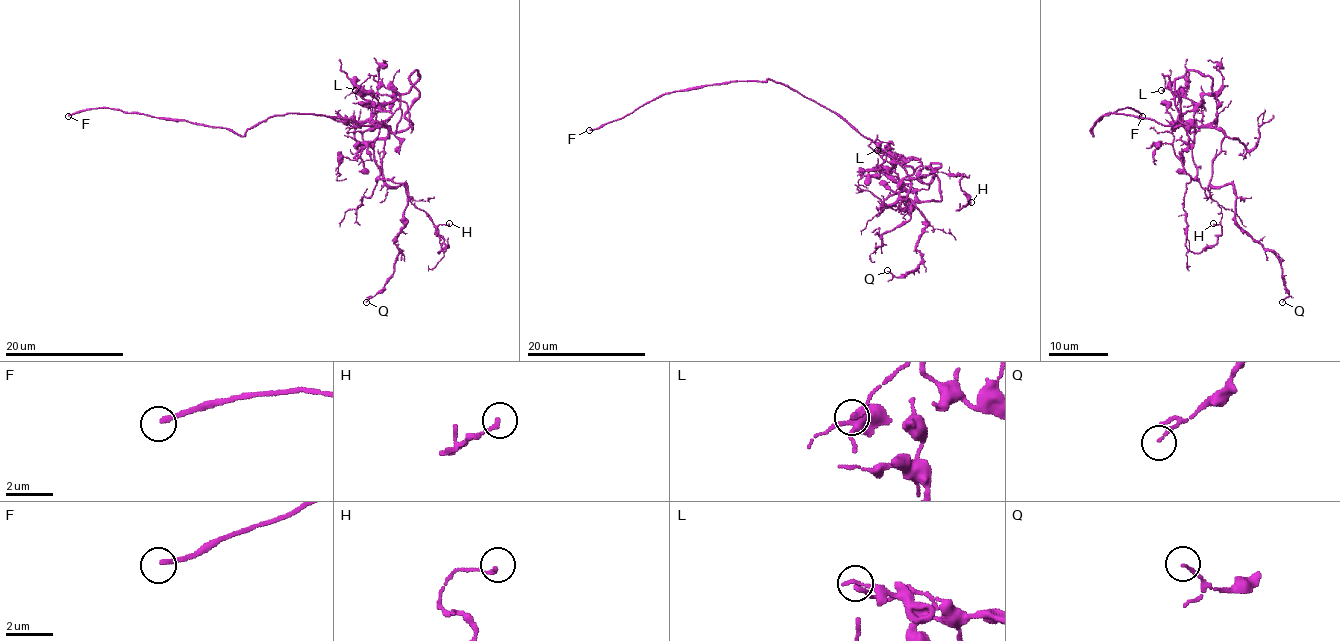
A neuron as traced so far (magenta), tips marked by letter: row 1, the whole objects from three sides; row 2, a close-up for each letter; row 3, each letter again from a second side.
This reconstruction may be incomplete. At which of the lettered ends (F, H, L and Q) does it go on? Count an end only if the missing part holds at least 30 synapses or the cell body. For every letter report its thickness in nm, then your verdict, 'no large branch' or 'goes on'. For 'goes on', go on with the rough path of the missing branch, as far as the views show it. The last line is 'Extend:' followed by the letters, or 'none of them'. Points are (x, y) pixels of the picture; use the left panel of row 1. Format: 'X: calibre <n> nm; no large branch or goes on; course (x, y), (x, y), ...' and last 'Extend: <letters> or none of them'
F: calibre 190 nm; goes on; course (68, 116), (60, 117), (42, 135), (23, 146)
H: calibre 160 nm; no large branch
L: calibre 180 nm; no large branch
Q: calibre 100 nm; no large branch
Extend: F

